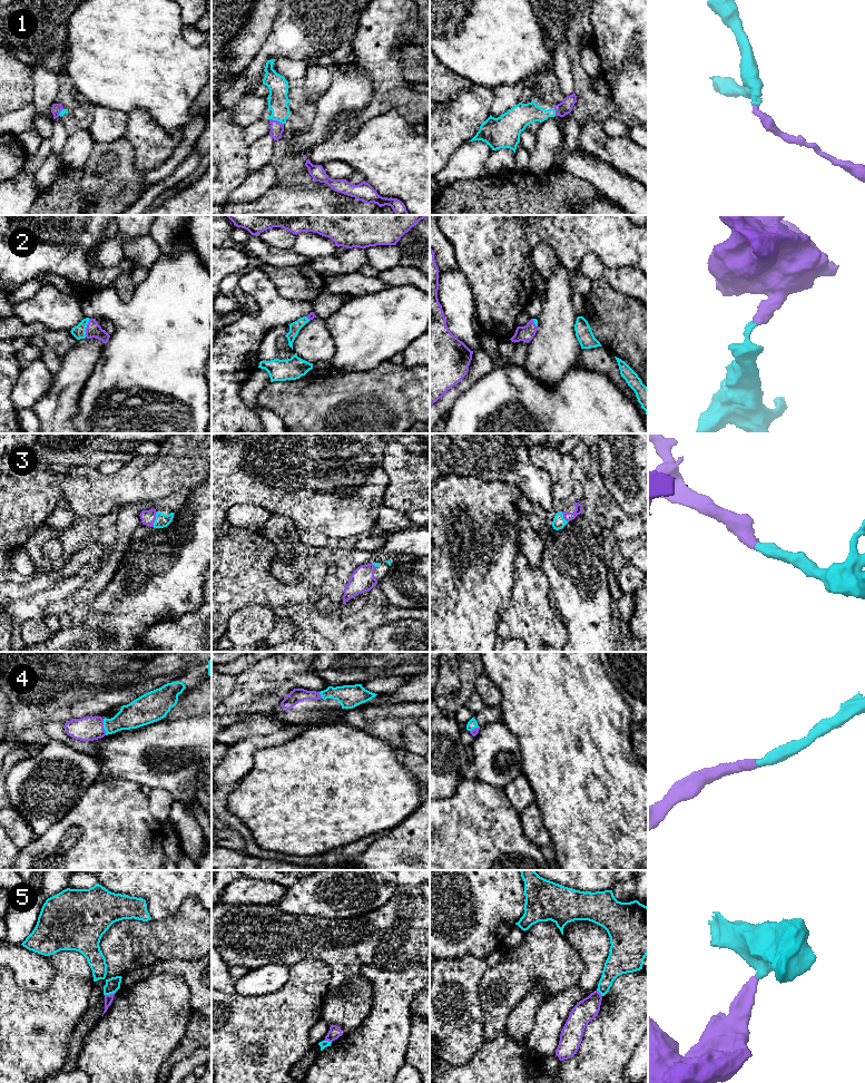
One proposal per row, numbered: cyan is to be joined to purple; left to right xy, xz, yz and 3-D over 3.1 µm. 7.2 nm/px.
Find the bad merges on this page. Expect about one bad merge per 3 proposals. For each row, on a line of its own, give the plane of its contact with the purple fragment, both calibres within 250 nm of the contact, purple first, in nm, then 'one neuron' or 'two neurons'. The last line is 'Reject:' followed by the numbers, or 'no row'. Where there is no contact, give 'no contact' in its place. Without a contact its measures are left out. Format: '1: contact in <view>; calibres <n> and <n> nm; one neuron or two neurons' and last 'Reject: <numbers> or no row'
1: contact in xz; calibres 100 and 140 nm; one neuron
2: contact in xy; calibres 110 and 100 nm; one neuron
3: contact in xy; calibres 100 and 100 nm; one neuron
4: contact in xy; calibres 180 and 190 nm; one neuron
5: contact in xy; calibres 60 and 100 nm; two neurons
Reject: 5

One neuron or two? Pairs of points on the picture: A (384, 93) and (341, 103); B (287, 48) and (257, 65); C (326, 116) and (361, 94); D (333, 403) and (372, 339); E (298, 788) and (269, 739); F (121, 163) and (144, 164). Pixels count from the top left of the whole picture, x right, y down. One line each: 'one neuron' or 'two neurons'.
A: two neurons
B: one neuron
C: one neuron
D: two neurons
E: two neurons
F: two neurons

